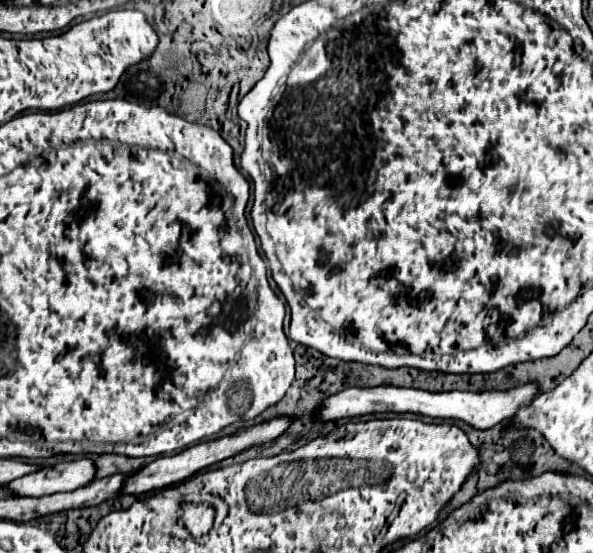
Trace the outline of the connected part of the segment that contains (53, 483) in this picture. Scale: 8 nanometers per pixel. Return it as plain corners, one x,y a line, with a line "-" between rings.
75,459
57,463
53,467
43,467
37,473
23,475
21,479
7,483
7,487
13,487
17,495
41,497
59,491
75,491
79,487
85,487
93,479
95,479
95,463
91,459

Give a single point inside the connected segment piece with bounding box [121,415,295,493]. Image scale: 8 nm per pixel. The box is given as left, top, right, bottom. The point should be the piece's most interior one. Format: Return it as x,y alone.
168,470

